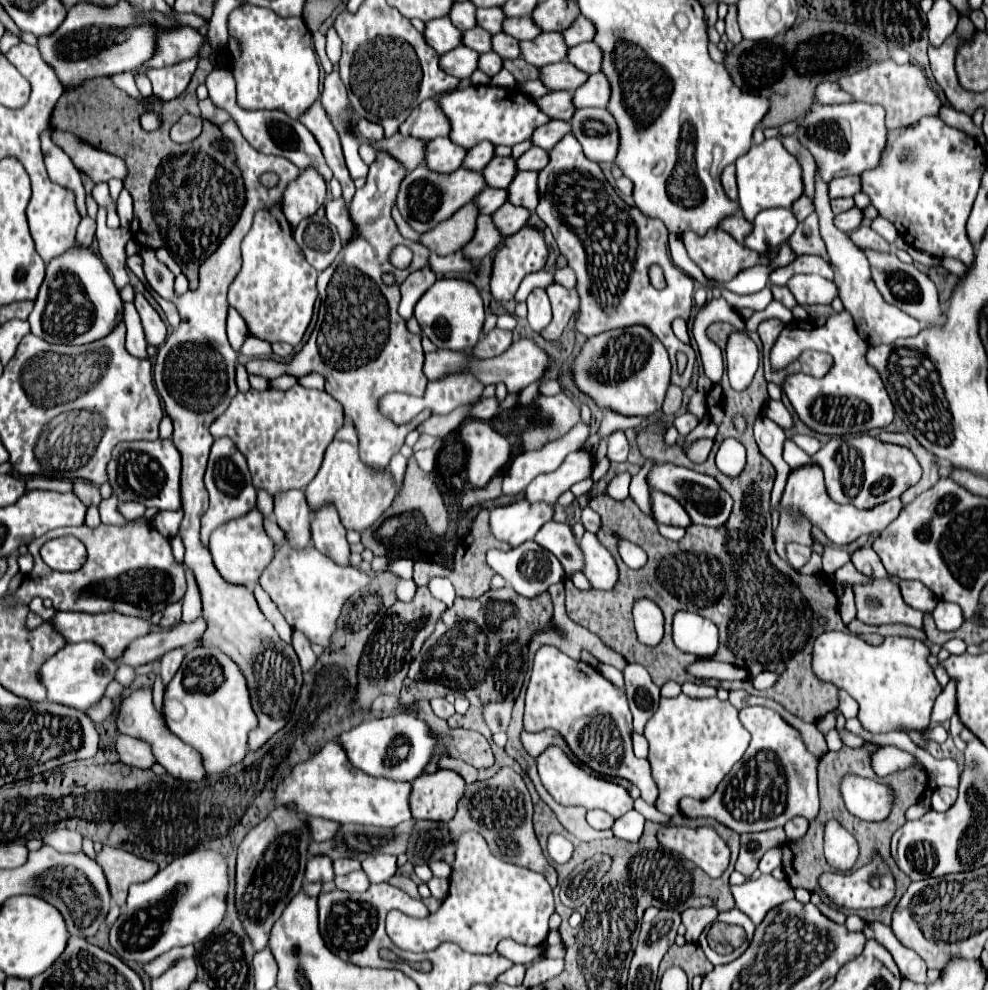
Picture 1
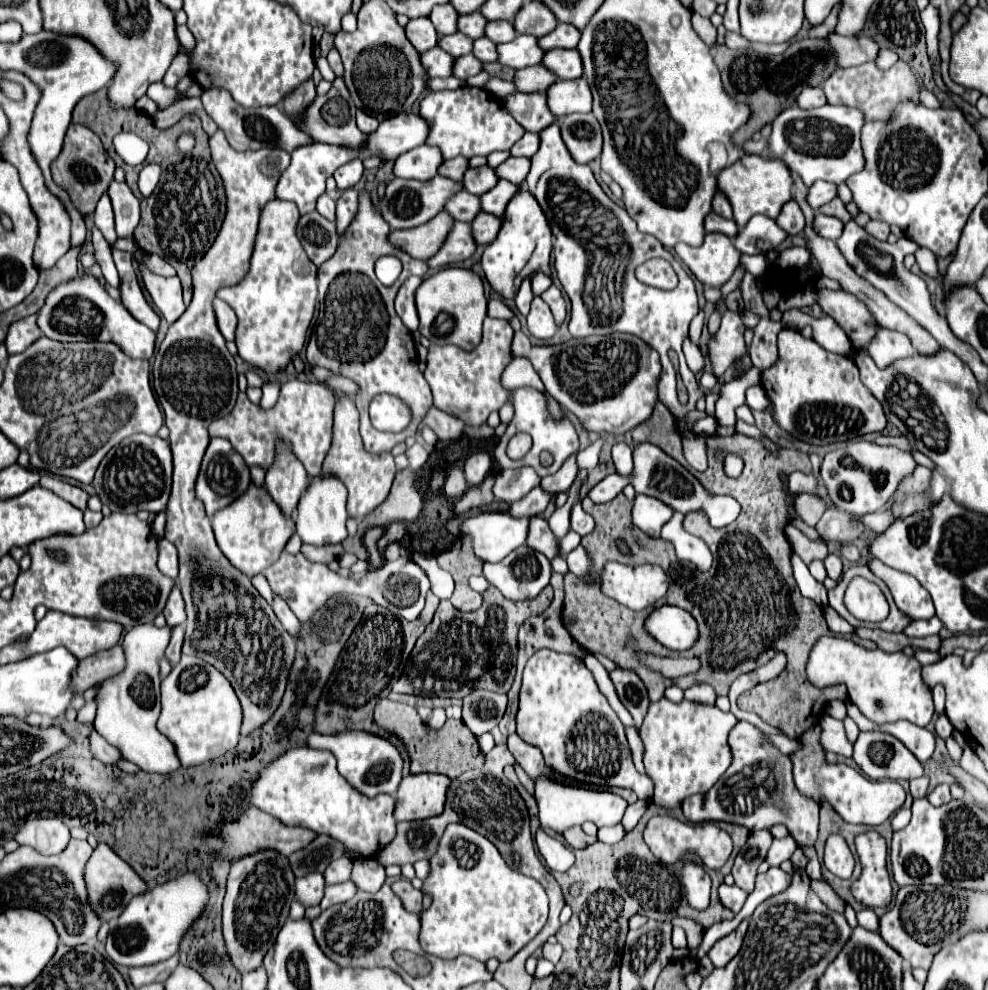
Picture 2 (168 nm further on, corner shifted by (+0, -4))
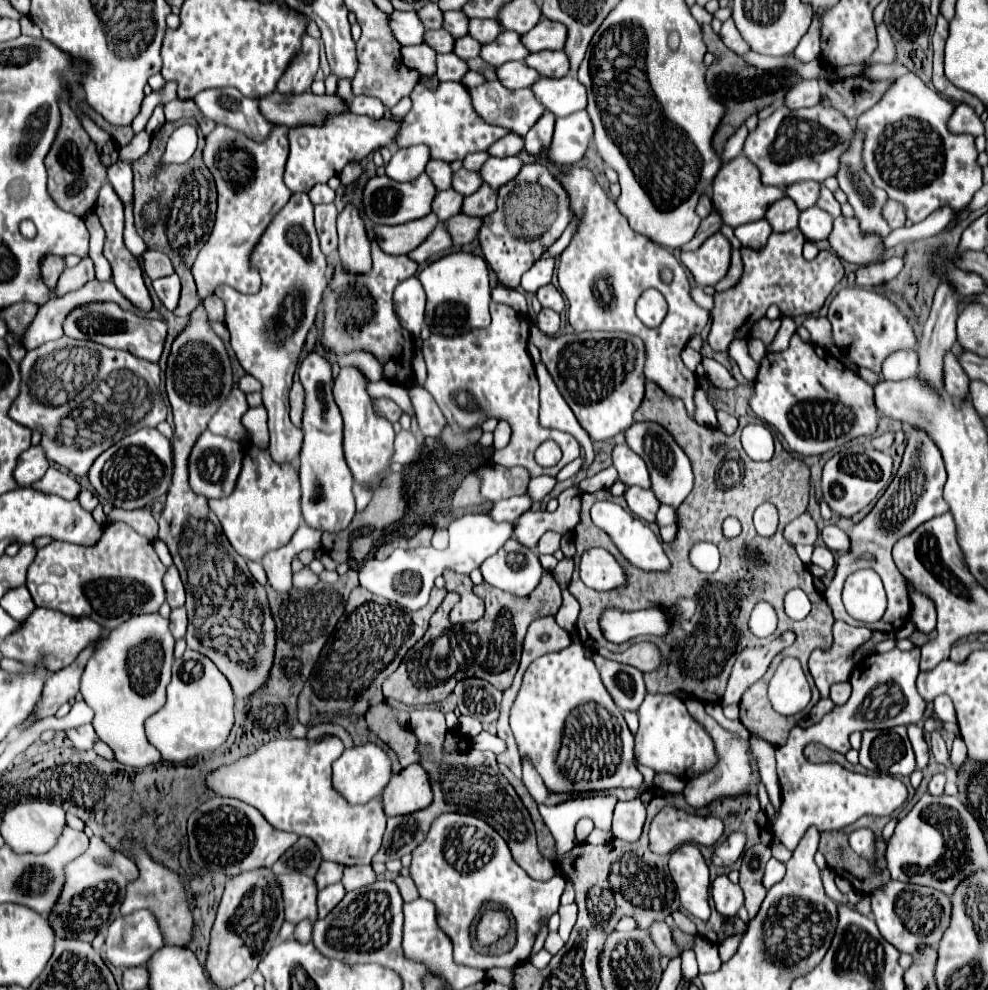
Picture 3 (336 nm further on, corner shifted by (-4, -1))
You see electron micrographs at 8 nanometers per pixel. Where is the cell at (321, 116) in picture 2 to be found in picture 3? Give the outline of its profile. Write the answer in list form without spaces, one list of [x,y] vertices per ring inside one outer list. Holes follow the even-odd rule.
[[[311,92],[305,94],[267,94],[259,98],[259,112],[273,124],[297,126],[297,124],[321,124],[325,116],[345,112],[349,106],[337,96],[315,96]]]

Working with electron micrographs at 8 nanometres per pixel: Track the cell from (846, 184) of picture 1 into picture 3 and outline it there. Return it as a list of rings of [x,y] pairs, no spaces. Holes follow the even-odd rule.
[[[795,182],[785,188],[785,194],[797,204],[799,210],[815,206],[815,198],[819,198],[819,182]]]

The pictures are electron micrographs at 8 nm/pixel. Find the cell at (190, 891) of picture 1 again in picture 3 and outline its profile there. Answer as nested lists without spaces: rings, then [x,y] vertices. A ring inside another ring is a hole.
[[[149,910],[117,918],[105,938],[105,956],[117,968],[143,966],[151,954],[163,948],[159,924]]]

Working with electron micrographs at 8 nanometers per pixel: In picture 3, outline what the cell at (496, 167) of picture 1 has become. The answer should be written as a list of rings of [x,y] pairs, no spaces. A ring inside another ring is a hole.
[[[461,168],[459,172],[453,174],[453,182],[451,182],[451,186],[453,186],[455,192],[459,192],[459,194],[463,194],[463,196],[469,196],[469,194],[473,194],[473,192],[481,186],[481,182],[479,182],[479,174]]]

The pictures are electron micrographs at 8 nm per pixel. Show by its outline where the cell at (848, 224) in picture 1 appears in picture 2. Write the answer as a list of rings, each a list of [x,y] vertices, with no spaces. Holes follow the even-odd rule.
[[[817,213],[817,217],[815,217],[815,231],[821,237],[827,237],[827,239],[835,241],[843,233],[843,221],[839,221],[837,217],[829,217],[829,215]]]

